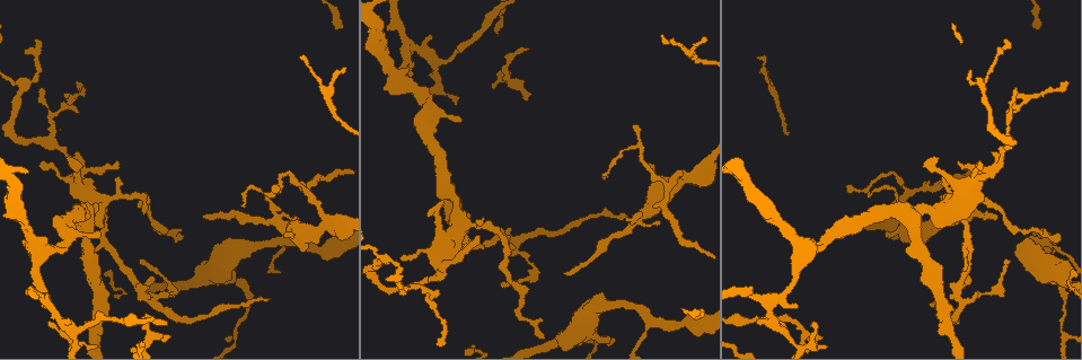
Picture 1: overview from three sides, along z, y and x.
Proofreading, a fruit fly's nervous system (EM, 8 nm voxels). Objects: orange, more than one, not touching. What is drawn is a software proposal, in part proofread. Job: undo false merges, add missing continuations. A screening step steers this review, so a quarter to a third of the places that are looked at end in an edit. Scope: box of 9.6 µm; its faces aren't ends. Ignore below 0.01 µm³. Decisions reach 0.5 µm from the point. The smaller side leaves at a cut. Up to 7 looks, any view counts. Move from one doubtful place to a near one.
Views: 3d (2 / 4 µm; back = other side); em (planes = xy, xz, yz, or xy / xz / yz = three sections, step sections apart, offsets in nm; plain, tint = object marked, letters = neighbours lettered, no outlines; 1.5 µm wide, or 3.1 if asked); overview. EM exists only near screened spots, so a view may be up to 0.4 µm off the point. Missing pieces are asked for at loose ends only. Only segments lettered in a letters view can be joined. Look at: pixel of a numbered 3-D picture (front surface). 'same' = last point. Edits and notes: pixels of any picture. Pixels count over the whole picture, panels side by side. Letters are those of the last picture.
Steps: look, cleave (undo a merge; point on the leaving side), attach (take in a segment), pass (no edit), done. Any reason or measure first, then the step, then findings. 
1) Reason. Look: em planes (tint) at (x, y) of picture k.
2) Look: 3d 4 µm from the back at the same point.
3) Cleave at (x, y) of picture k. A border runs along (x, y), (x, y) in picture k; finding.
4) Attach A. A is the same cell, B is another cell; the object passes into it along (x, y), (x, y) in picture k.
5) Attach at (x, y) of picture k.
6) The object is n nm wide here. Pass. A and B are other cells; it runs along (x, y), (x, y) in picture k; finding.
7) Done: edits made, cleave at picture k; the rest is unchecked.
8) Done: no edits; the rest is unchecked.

Look: 3d 4 µm at (996, 215) of picture 1.

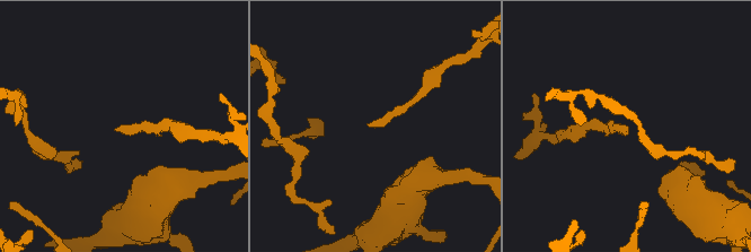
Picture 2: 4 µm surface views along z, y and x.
Look: em xz step 8 (tint) at (371, 125) of picture 2.

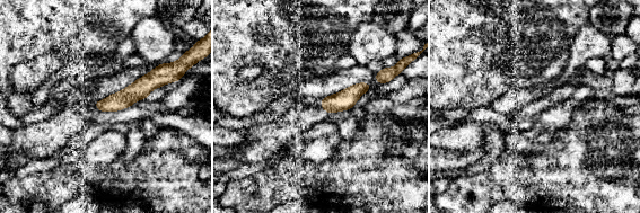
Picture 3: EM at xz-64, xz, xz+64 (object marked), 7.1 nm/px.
See the neighbours. Look: em xz step 8 (letters) at the same point.

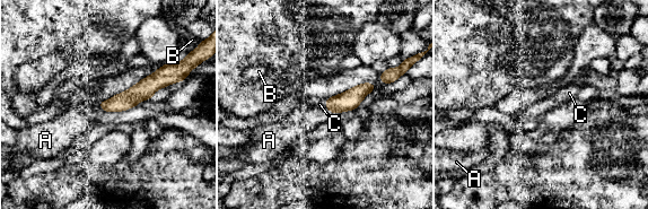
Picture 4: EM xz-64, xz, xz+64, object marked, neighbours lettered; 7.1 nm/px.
Attach A. A is the same cell, B and C are other cells; it goes on there.

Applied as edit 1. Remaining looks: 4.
Free end. Look: em planes (plain) at (605, 180) of picture 1.

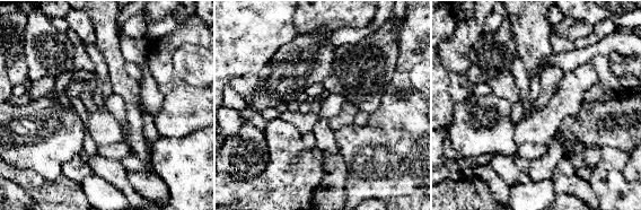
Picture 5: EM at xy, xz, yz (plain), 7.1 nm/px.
What lies round it. Look: em planes (letters) at the same point.

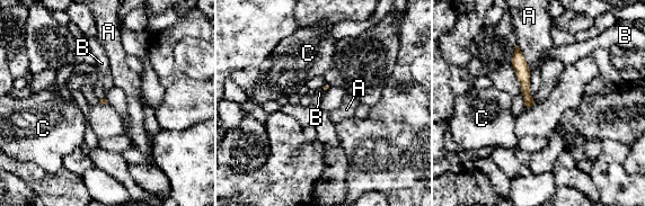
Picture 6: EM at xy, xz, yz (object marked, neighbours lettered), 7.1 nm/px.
Pass. A, B and C are other cells; a border runs along (529, 71), (529, 92), (531, 95) in picture 6; no lettered segment goes on from it.

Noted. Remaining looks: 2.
Sudden change in width. Look: em planes (letters) at (439, 264) of picture 1.

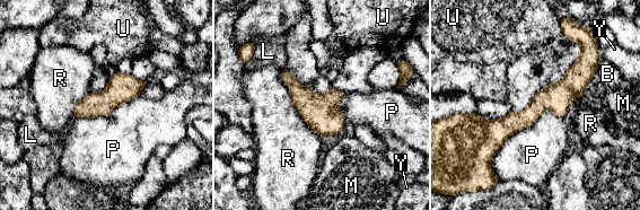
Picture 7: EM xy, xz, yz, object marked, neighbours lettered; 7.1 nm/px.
Pass. B, L, M, P, R, U and Y are other cells; a border runs along (562, 116), (544, 111), (491, 165) in picture 7; all the same neuron.

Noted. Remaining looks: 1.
Done: edits made, attach at picture 4; the rest is unchecked.

